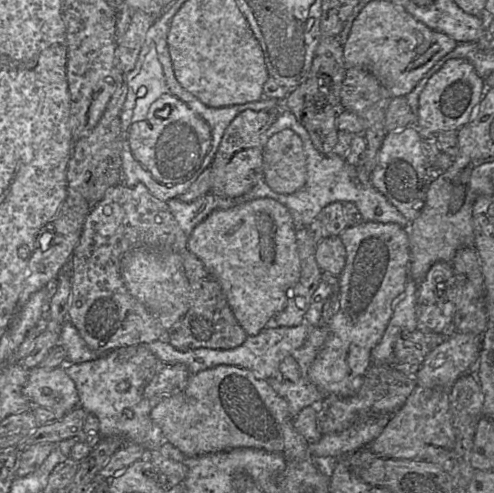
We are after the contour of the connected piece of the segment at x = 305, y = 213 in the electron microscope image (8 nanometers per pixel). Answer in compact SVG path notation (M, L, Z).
M283 108L277 118L273 121L271 126L262 134L261 142L264 146L267 140L274 135L275 133L284 130L291 129L295 132L302 140L303 150L306 156L306 183L305 185L292 194L279 194L278 193L278 201L282 205L284 205L290 212L295 226L295 235L296 229L307 228L308 226L318 218L320 212L326 207L328 204L333 202L353 202L358 207L363 220L364 221L374 221L380 223L397 223L403 228L407 228L410 225L410 222L405 218L405 216L394 206L392 205L388 199L377 189L375 189L371 184L362 184L359 182L357 178L356 167L348 164L344 157L341 157L334 152L332 154L322 154L320 153L313 145L309 133L306 128L296 119L294 114L288 109Z

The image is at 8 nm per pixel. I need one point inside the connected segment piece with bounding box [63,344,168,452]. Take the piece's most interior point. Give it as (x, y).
(126, 414)

